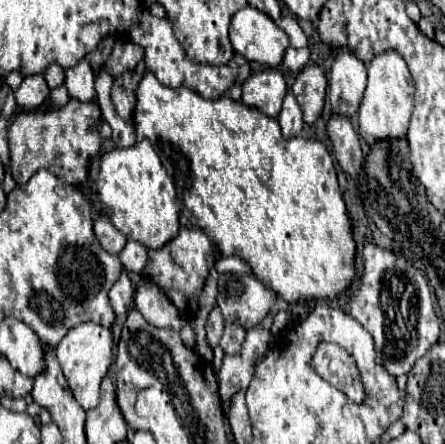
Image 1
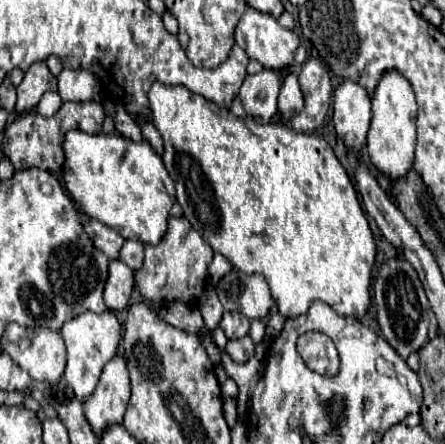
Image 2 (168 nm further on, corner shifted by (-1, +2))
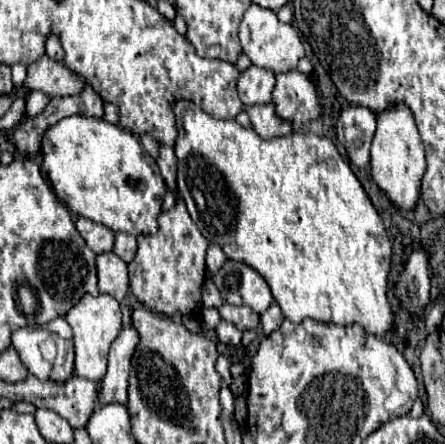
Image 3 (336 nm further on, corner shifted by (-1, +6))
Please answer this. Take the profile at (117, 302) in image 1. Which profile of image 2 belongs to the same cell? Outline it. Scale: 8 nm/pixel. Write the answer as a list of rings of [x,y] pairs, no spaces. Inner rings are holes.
[[[110,260],[108,280],[106,280],[106,286],[104,286],[104,304],[106,304],[106,308],[112,310],[112,312],[124,310],[128,306],[132,286],[134,286],[132,270],[120,260]]]

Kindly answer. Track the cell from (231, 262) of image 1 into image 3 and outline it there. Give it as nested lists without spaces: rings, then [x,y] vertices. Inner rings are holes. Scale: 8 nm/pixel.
[[[210,244],[210,246],[208,246],[208,256],[206,256],[206,268],[208,268],[208,274],[214,276],[214,274],[222,268],[224,262],[226,262],[226,254],[222,252],[222,248],[216,246],[216,244]]]

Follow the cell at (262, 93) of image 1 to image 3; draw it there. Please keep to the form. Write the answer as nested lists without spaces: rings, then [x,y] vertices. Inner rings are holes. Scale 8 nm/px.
[[[250,66],[248,70],[244,70],[240,74],[238,96],[248,106],[270,104],[272,102],[274,84],[276,84],[276,74],[272,70]]]

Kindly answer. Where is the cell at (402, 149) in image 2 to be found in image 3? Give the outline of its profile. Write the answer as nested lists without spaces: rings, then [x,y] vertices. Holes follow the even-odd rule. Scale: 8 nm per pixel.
[[[396,102],[390,108],[376,114],[376,134],[372,140],[372,160],[370,174],[380,190],[398,206],[412,208],[420,196],[420,178],[426,168],[424,144],[420,140],[416,120],[412,110],[404,102]]]

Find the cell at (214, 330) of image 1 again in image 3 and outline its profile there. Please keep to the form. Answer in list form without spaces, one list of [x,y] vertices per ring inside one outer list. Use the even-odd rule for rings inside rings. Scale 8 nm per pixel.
[[[210,278],[204,282],[204,288],[202,288],[202,304],[204,304],[204,308],[220,308],[222,306],[220,292]]]

